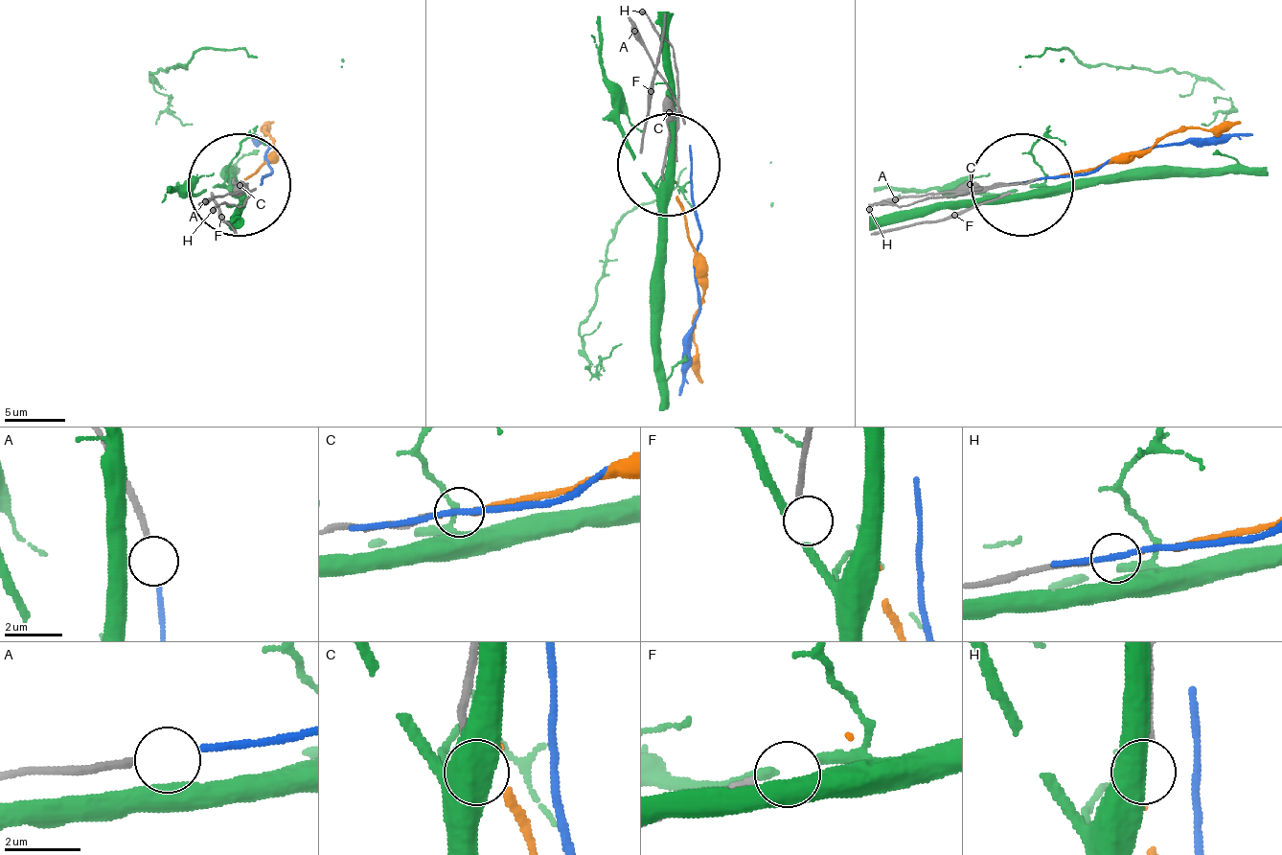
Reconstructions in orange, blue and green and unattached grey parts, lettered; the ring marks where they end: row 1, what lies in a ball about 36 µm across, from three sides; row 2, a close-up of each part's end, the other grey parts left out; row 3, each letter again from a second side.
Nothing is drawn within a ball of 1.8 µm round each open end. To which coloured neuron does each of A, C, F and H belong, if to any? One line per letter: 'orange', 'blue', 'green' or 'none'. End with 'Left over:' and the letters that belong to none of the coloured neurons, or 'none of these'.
A: blue
C: none
F: none
H: orange
Left over: C, F

